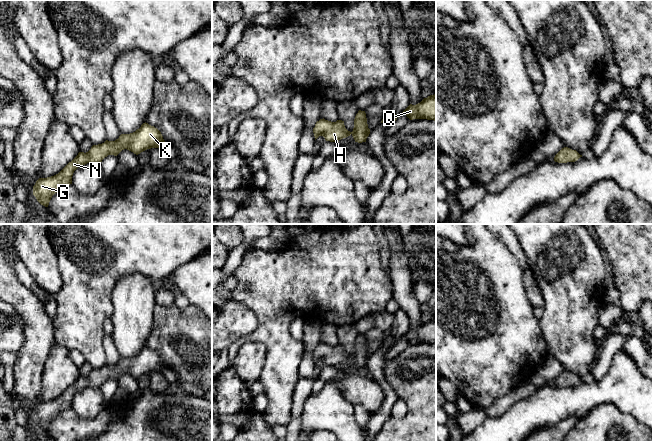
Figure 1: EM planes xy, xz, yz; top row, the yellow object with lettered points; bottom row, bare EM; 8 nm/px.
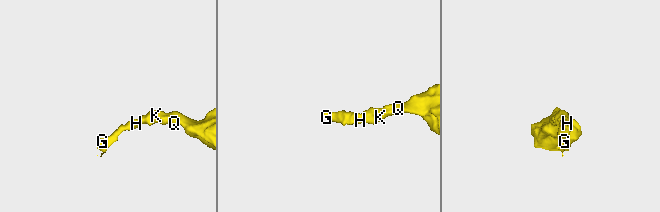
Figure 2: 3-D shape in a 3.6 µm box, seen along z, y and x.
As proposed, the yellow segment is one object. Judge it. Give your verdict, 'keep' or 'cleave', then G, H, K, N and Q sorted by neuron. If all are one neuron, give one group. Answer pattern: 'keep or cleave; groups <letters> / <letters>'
keep; groups G H K N Q

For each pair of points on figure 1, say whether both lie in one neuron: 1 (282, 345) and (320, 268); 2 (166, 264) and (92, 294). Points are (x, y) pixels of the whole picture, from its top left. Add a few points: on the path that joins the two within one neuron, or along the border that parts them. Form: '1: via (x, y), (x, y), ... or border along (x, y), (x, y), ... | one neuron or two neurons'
1: via (278, 325), (278, 308), (300, 286) | one neuron
2: via (148, 264), (122, 264), (110, 276) | one neuron

